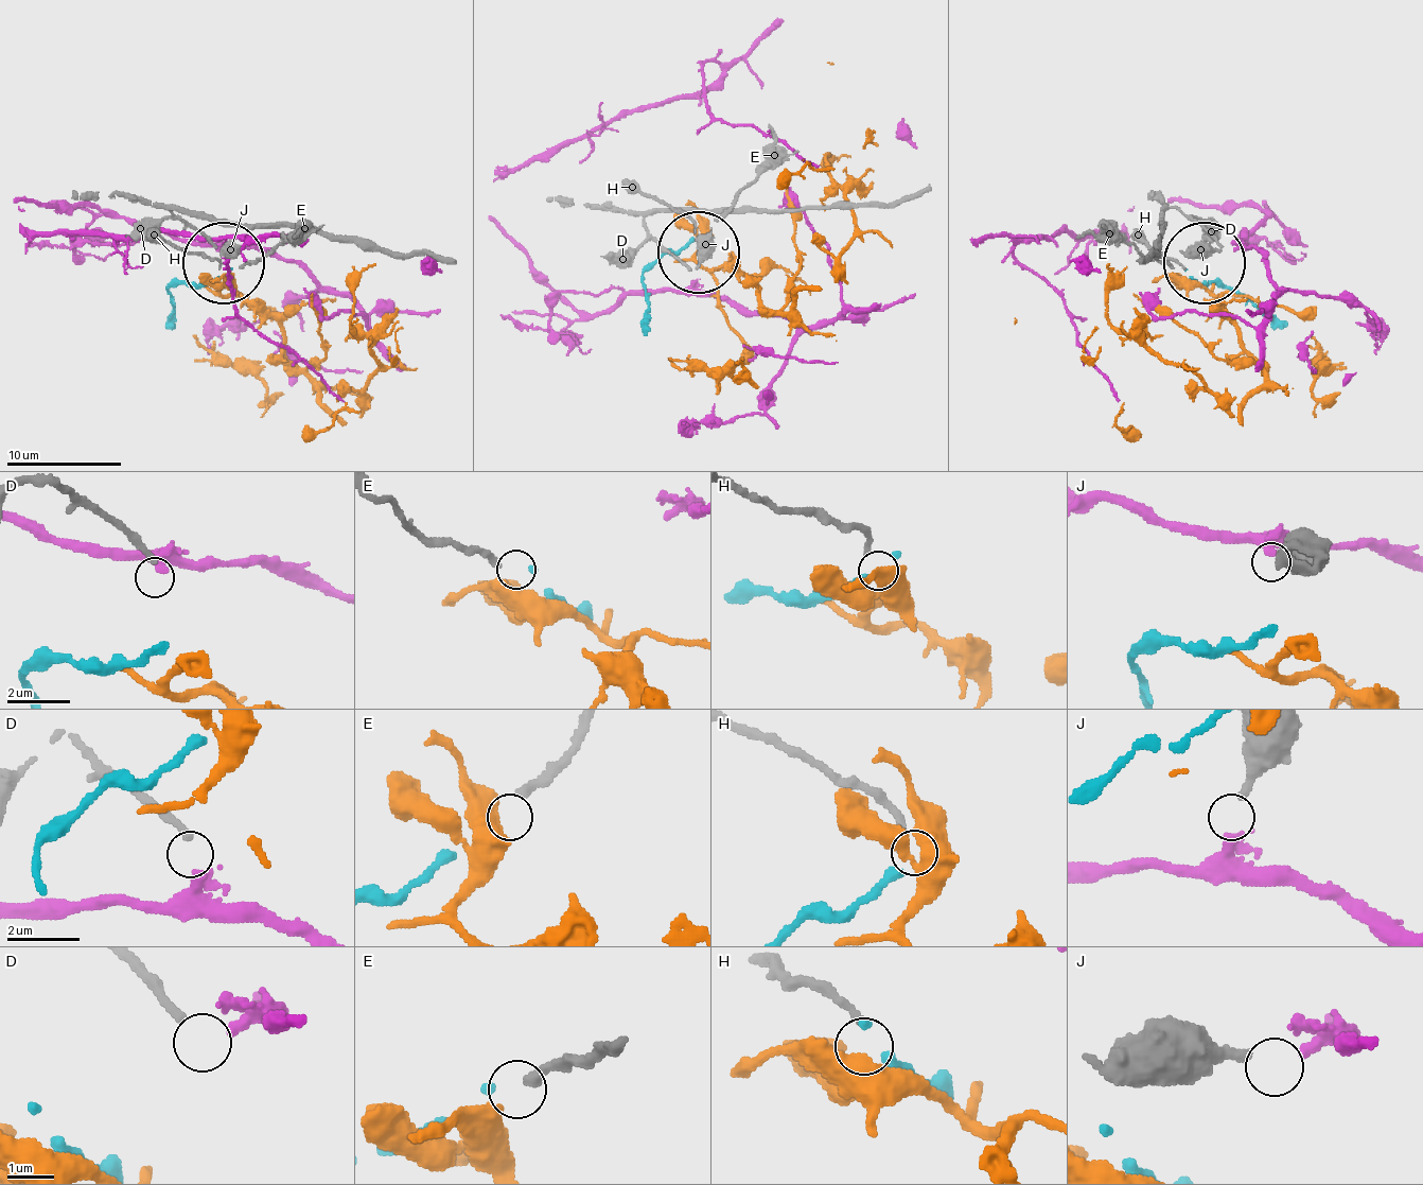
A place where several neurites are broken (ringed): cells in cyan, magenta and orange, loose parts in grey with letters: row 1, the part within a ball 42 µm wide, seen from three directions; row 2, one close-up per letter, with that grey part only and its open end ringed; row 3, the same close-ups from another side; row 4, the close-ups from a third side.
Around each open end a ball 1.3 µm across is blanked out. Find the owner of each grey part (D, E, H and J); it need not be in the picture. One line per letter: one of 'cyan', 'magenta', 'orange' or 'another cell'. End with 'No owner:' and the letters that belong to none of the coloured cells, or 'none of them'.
D: another cell
E: cyan
H: another cell
J: magenta
No owner: D, H

